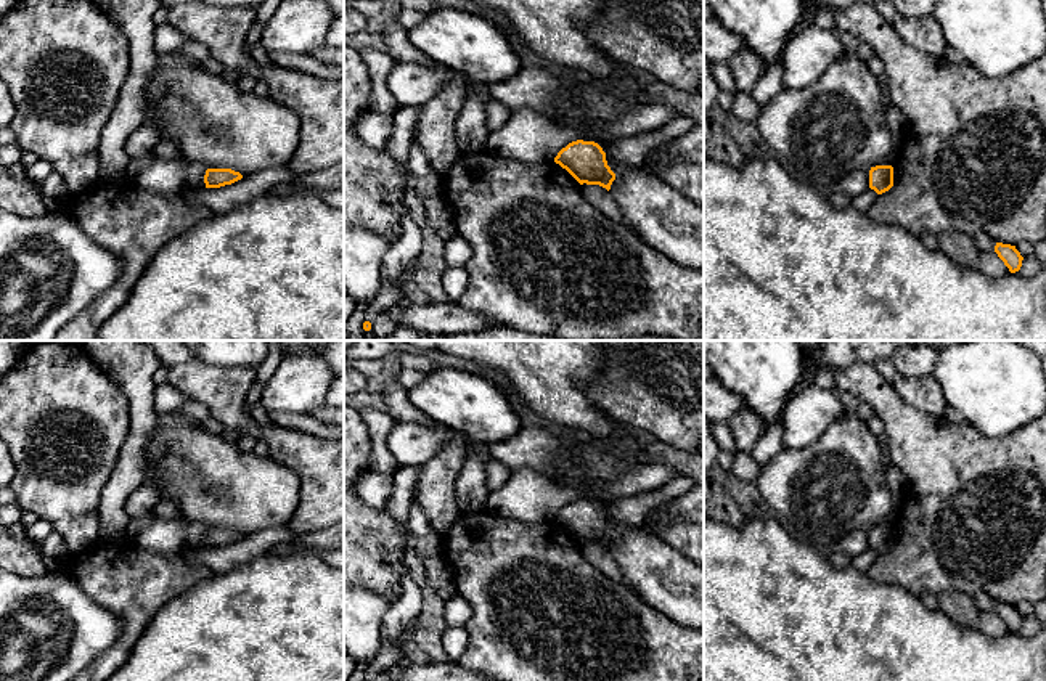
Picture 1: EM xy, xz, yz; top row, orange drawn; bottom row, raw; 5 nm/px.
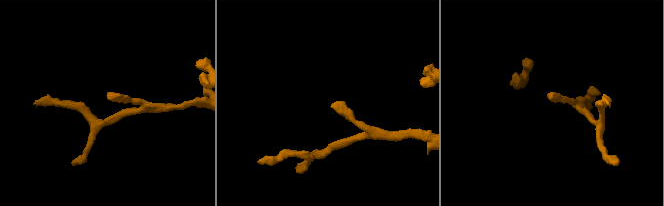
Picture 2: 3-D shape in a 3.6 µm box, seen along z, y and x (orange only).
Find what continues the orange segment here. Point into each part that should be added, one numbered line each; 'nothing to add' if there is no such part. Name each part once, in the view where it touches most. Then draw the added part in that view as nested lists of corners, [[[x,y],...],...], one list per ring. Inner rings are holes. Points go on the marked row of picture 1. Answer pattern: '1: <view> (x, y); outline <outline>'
nothing to add

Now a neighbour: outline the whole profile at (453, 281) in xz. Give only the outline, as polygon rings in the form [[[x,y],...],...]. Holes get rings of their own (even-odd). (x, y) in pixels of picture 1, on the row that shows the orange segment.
[[[447,267],[440,278],[442,289],[450,302],[456,302],[468,286],[464,267]]]

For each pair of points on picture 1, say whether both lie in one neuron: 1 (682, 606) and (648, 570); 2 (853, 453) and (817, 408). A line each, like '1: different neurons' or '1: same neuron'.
1: same neuron
2: different neurons

